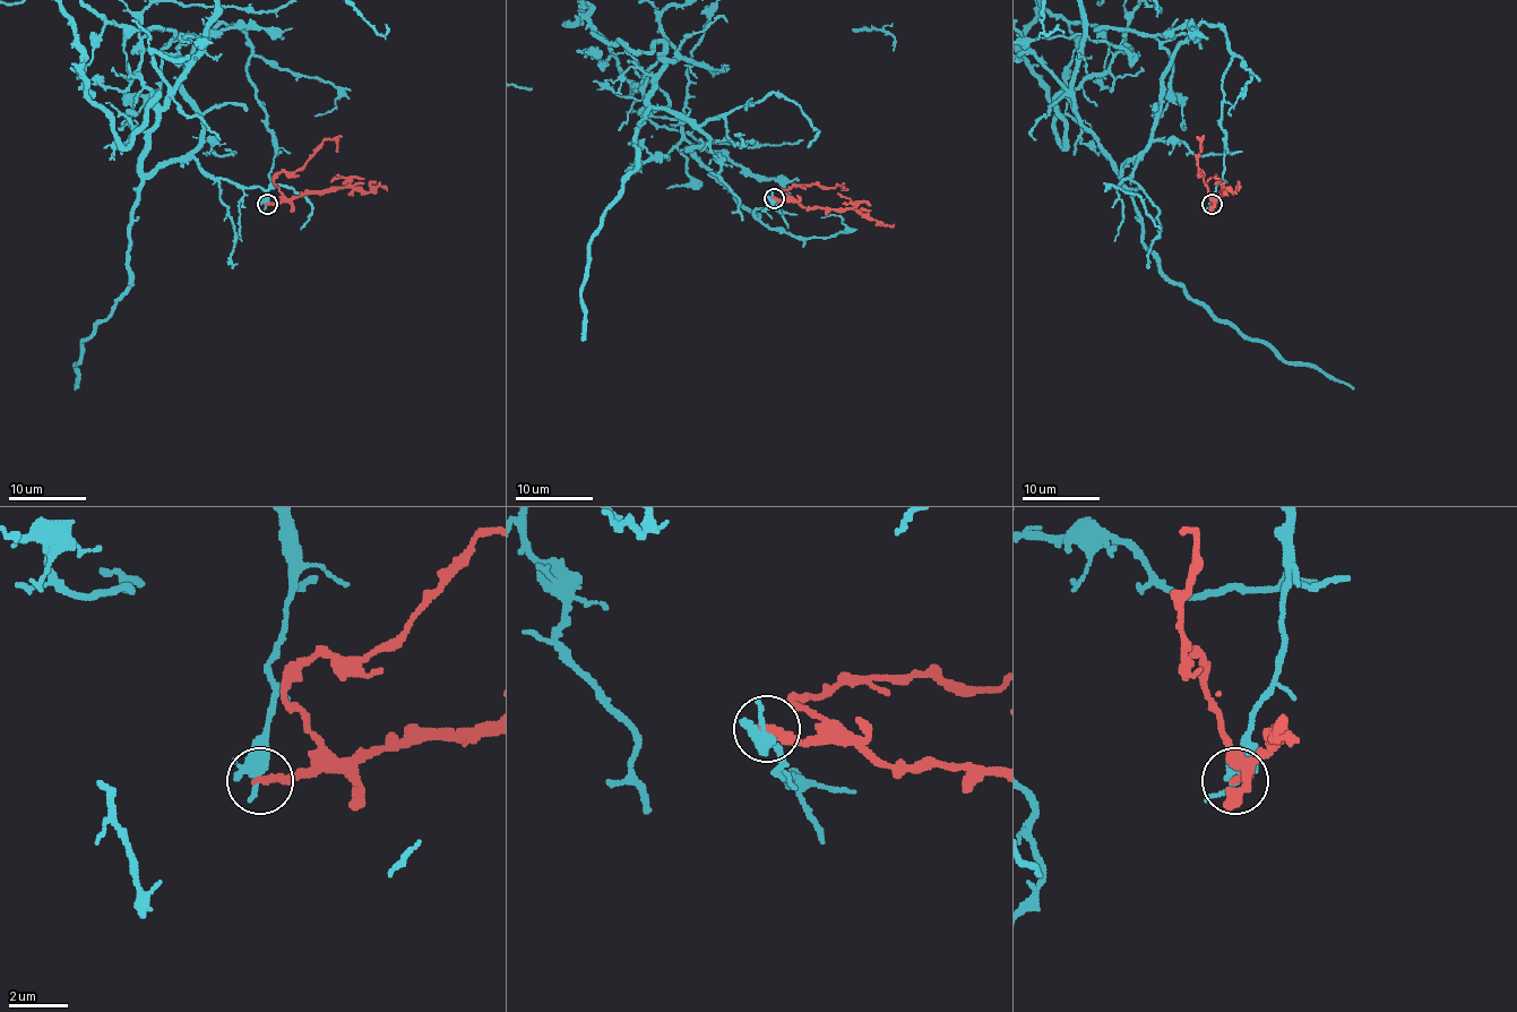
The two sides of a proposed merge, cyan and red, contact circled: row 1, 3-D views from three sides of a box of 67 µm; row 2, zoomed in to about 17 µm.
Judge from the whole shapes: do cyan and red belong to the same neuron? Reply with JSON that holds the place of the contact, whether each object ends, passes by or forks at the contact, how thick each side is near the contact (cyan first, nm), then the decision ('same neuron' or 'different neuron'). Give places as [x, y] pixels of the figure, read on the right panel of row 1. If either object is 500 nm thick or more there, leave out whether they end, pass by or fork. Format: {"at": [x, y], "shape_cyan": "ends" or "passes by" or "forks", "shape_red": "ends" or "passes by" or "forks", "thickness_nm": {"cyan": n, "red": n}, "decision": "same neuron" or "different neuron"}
{"at": [1212, 204], "thickness_nm": {"cyan": 500, "red": 280}, "decision": "different neuron"}

